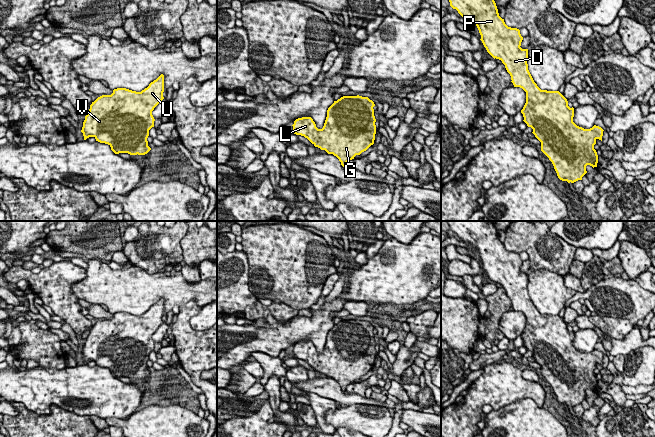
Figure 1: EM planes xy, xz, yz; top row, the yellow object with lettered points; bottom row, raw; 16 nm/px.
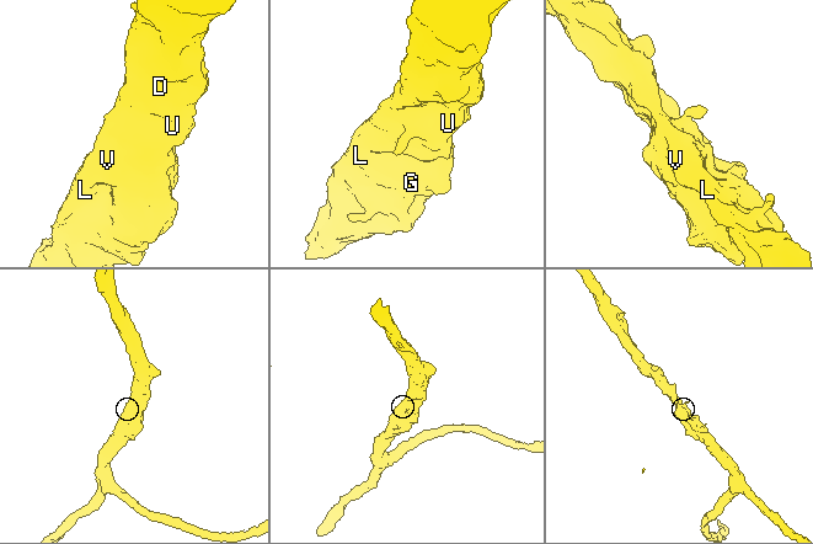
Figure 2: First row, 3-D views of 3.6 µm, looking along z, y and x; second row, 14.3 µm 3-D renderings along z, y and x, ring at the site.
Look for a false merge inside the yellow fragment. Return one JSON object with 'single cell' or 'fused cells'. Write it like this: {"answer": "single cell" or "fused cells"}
{"answer": "single cell"}

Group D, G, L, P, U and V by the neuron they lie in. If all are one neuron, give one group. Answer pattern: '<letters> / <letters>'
D G L P U V

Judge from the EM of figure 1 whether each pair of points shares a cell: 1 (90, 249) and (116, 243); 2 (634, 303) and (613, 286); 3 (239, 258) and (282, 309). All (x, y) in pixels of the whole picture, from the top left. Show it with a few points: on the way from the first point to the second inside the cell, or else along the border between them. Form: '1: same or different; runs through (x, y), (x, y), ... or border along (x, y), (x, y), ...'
1: same; runs through (96, 243), (110, 243)
2: same; runs through (630, 297), (626, 292), (619, 292)
3: same; runs through (239, 277), (239, 290), (258, 309), (263, 309)

